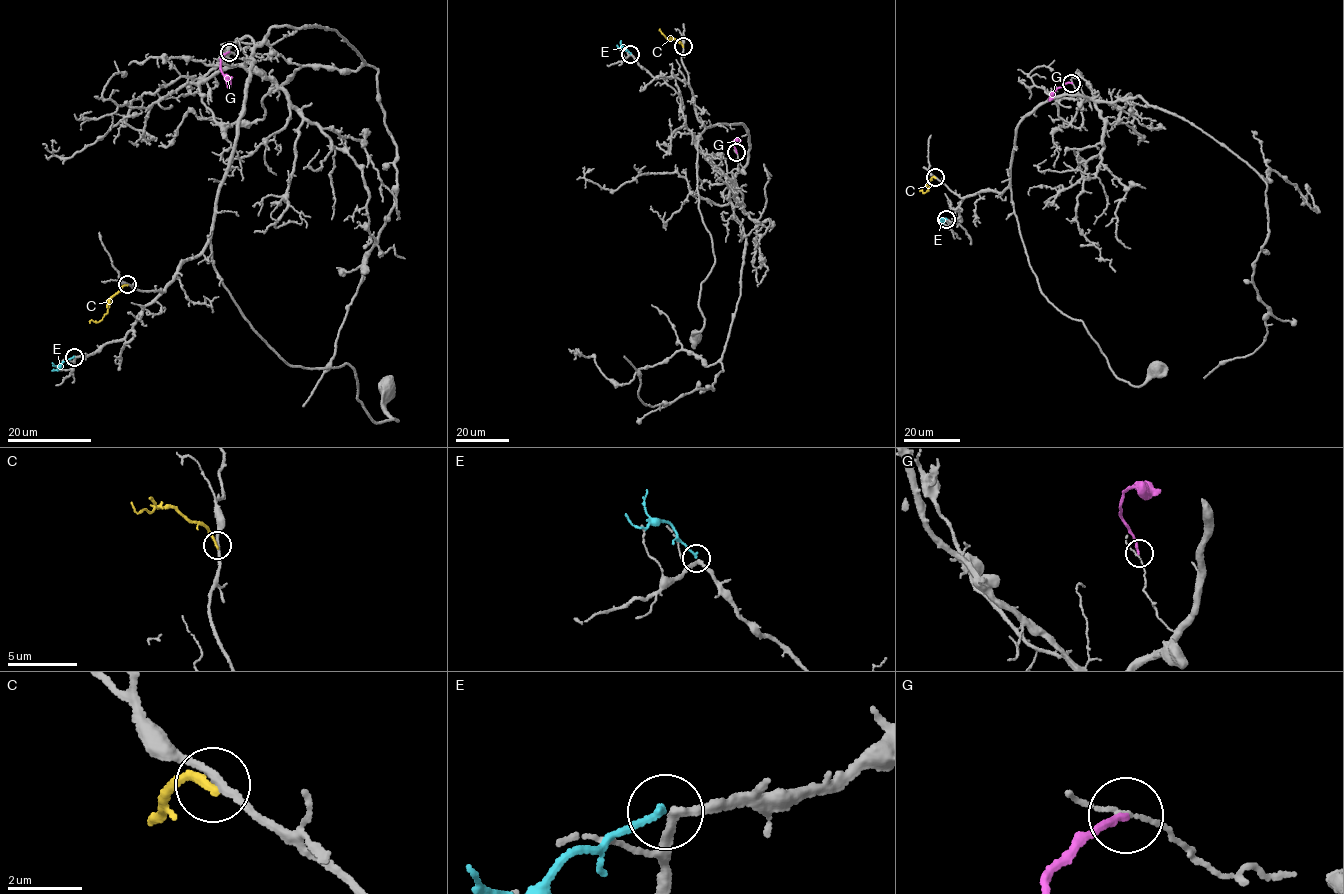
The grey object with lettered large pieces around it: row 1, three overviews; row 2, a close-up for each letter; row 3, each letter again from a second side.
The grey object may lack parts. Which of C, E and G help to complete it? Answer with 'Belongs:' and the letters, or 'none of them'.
Belongs: none of them

